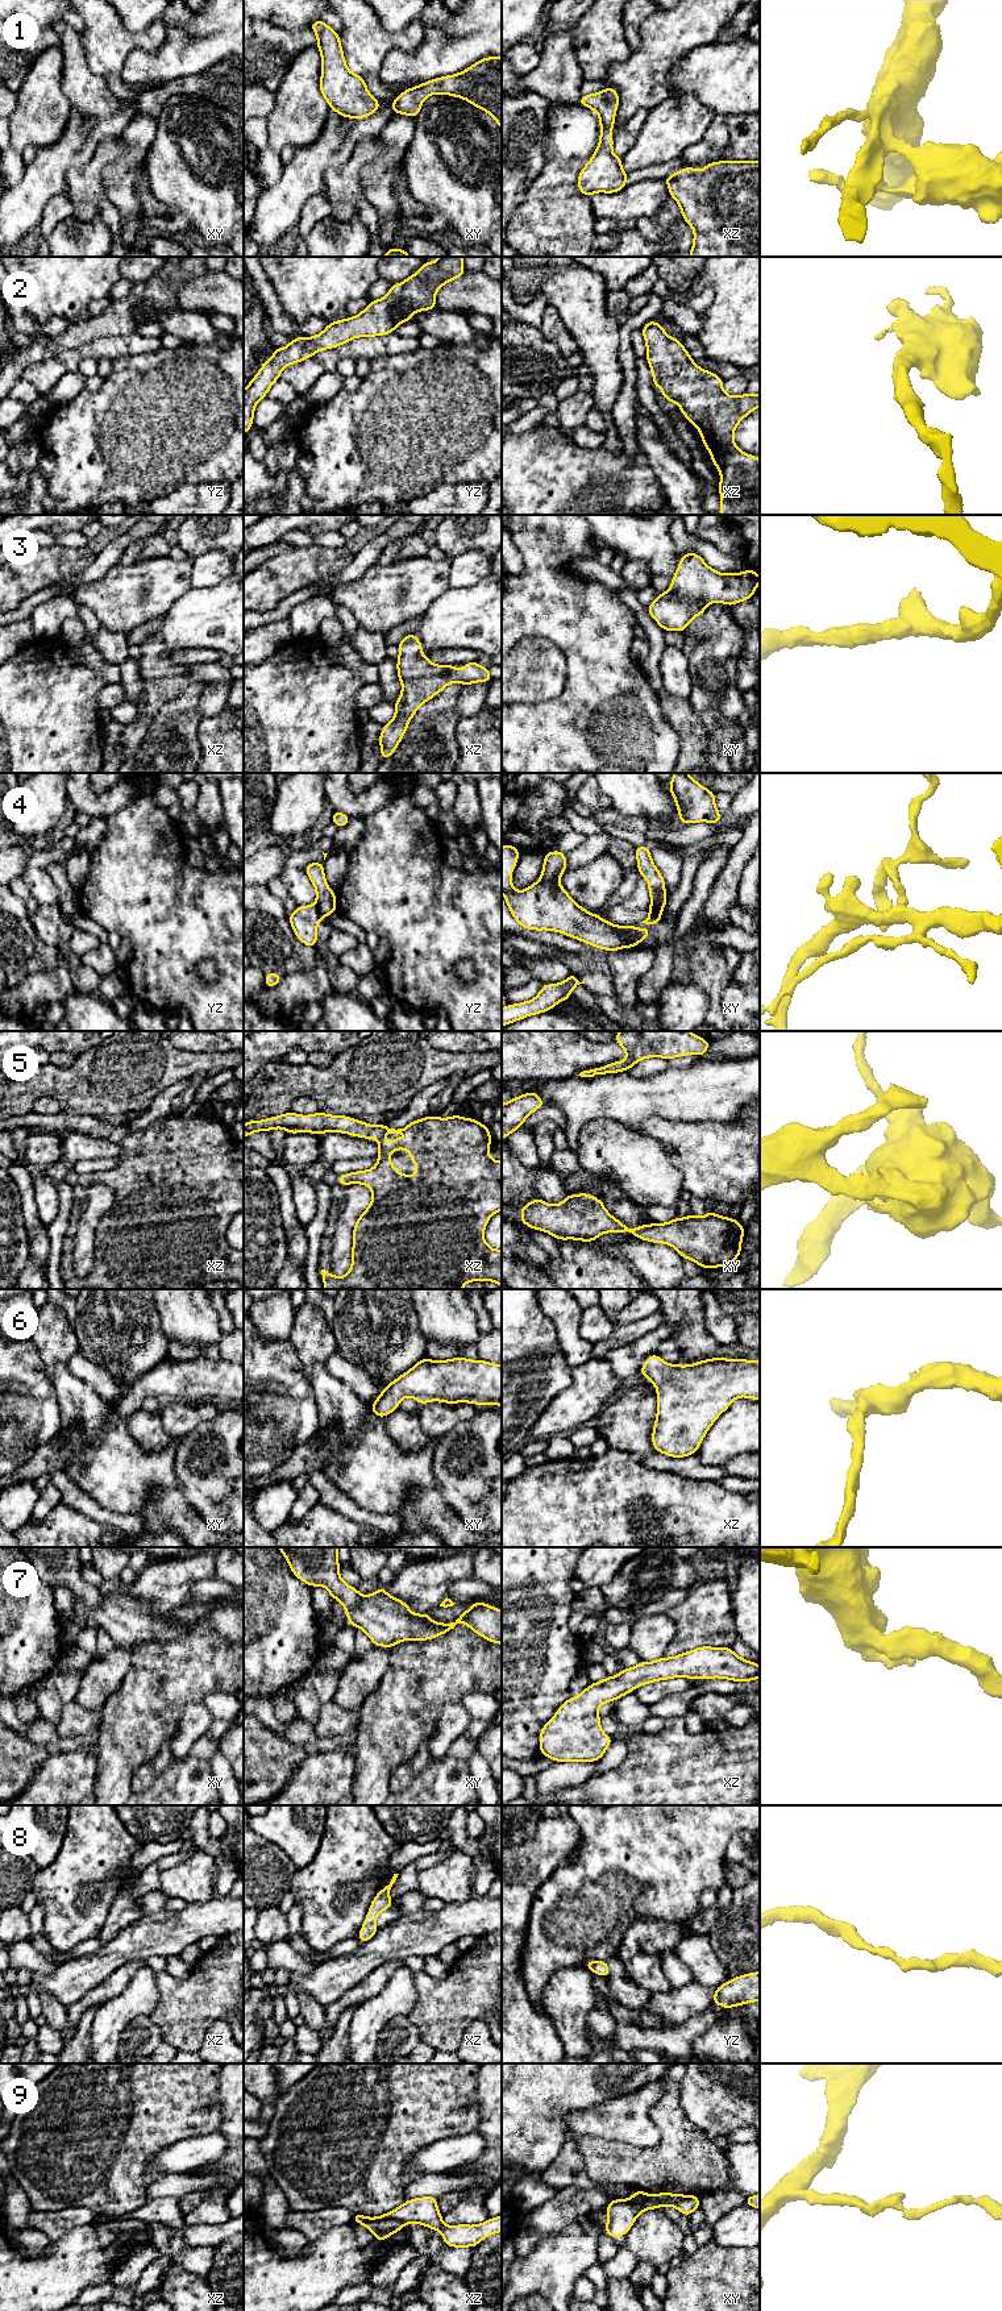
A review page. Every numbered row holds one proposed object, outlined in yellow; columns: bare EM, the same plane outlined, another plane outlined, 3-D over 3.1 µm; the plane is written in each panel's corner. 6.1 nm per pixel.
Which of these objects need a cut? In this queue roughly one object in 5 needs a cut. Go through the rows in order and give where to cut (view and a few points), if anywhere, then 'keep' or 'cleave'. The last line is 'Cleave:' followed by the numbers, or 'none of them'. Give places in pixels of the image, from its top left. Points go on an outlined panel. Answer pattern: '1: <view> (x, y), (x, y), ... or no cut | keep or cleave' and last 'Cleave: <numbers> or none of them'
1: no cut | keep
2: no cut | keep
3: no cut | keep
4: yz (315, 905), (321, 917) | cleave
5: no cut | keep
6: no cut | keep
7: no cut | keep
8: no cut | keep
9: xy (631, 2198), (648, 2199), (652, 2197), (659, 2207) | cleave
Cleave: 4, 9

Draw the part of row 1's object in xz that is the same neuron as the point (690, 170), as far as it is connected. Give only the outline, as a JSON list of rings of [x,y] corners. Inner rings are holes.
[[[760,161],[710,162],[699,171],[687,166],[664,180],[694,229],[689,257],[760,257]]]

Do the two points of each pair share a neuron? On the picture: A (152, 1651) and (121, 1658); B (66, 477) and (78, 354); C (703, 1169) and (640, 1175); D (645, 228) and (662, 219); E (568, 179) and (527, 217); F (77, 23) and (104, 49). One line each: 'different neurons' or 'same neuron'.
A: different neurons
B: different neurons
C: different neurons
D: same neuron
E: same neuron
F: different neurons

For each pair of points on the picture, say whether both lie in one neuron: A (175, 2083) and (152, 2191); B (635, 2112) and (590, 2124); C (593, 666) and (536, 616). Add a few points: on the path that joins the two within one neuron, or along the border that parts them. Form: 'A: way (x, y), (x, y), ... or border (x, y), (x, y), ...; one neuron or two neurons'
A: border (165, 2174), (154, 2181), (142, 2195); two neurons
B: way (624, 2115), (620, 2119), (601, 2120); one neuron
C: way (578, 652), (551, 624); one neuron

